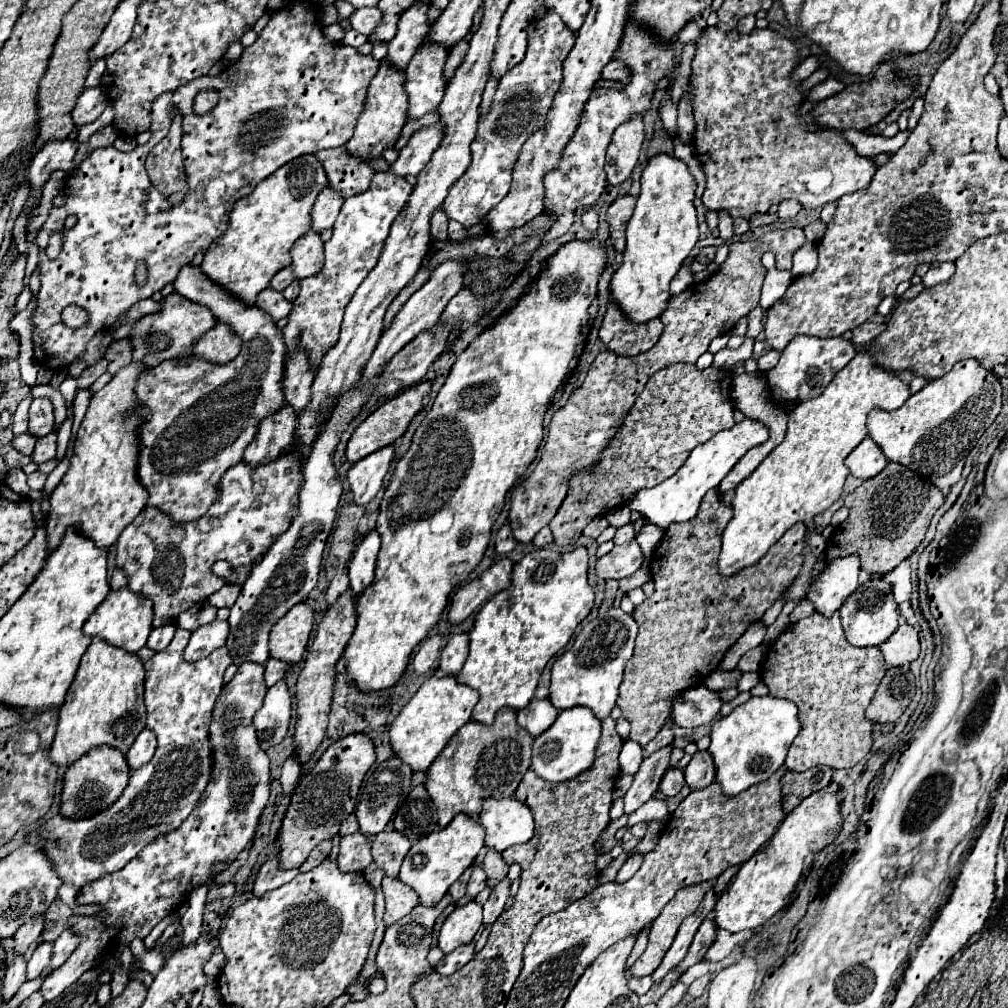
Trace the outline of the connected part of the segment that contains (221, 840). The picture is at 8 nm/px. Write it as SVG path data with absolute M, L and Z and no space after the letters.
M246 661L238 667L232 681L224 685L214 707L210 723L214 767L200 805L192 811L184 825L180 825L180 829L158 837L124 869L108 873L108 877L100 877L100 881L92 881L80 889L78 903L100 903L106 913L94 917L72 915L68 919L68 925L72 925L82 939L66 963L46 977L42 985L46 1001L58 997L66 987L70 987L92 967L94 959L112 953L118 941L130 945L134 937L144 939L156 923L186 901L194 887L210 881L212 863L226 859L232 861L250 845L270 791L270 759L258 747L256 729L252 727L252 717L260 709L266 689L264 665Z

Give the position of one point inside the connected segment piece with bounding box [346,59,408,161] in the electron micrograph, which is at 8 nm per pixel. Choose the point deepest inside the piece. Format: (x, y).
(384, 114)

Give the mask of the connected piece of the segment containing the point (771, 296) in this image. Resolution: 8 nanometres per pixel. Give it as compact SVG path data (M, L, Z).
M770 251L764 253L762 257L762 264L767 269L766 279L762 285L762 297L760 297L760 307L764 309L770 309L774 301L778 301L792 283L790 271L778 271L774 258L774 254Z

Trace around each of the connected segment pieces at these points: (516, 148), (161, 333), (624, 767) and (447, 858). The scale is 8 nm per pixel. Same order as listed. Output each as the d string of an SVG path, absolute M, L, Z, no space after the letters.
M546 15L528 25L526 57L520 61L520 65L512 67L508 73L504 73L504 77L500 77L490 111L478 121L478 133L472 141L472 163L466 173L452 183L452 189L448 189L444 211L450 219L470 227L504 199L504 193L508 193L512 183L512 165L518 159L524 141L536 129L544 127L546 111L550 109L554 93L562 81L562 61L572 45L574 33L560 21L558 15Z
M172 293L162 301L162 309L156 311L154 315L142 317L132 333L128 335L132 345L134 345L134 361L142 361L148 367L156 367L162 361L172 361L172 359L182 359L188 357L194 349L194 345L200 341L202 335L206 335L212 327L216 325L216 319L212 311L204 305L192 303L190 299Z
M628 740L623 746L619 754L619 766L621 773L628 773L630 775L635 775L639 769L636 764L641 763L642 747L635 741Z
M458 813L444 829L426 835L424 839L420 839L410 847L410 851L402 861L398 877L402 883L410 885L418 893L422 905L432 907L444 897L448 887L464 873L464 869L474 863L482 847L484 847L484 829L480 827L480 823L464 813Z

